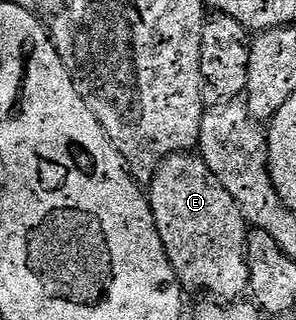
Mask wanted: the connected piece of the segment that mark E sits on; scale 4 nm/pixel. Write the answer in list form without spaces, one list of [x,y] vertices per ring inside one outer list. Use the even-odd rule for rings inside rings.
[[[181,154],[164,160],[156,171],[156,176],[147,189],[148,201],[152,204],[154,222],[158,226],[158,234],[162,238],[162,246],[166,246],[166,254],[172,263],[176,279],[185,289],[193,288],[196,292],[209,292],[212,296],[221,296],[221,301],[236,302],[240,295],[248,292],[248,234],[246,223],[240,207],[230,198],[226,186],[218,182],[218,178],[196,154]]]

